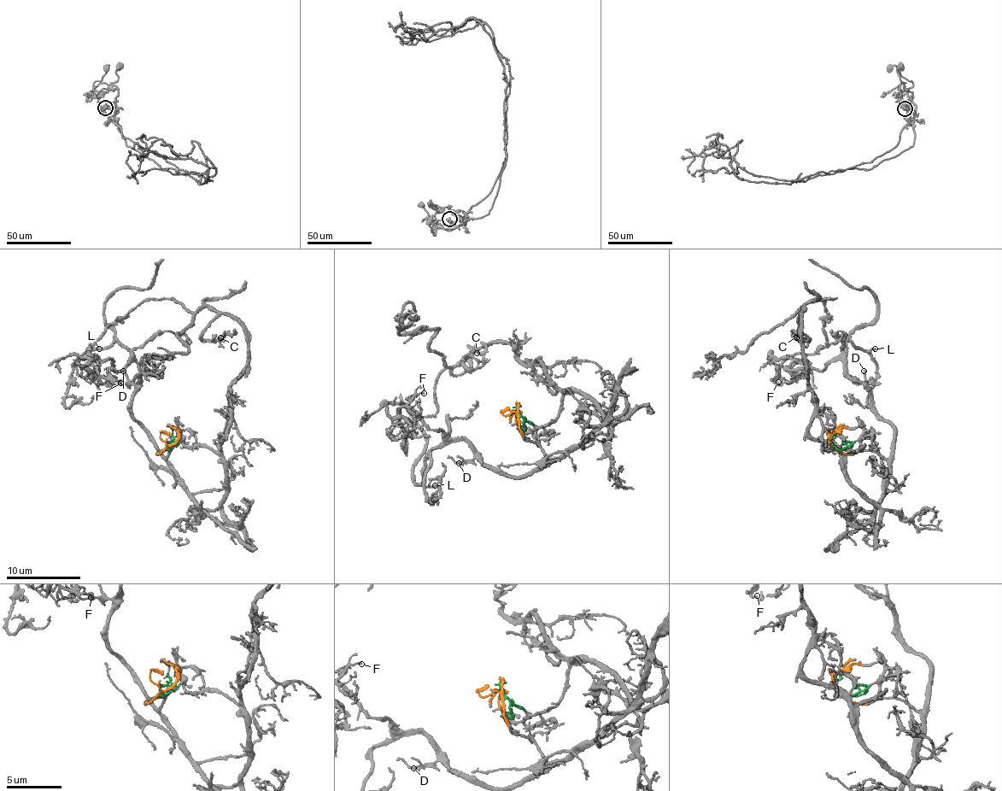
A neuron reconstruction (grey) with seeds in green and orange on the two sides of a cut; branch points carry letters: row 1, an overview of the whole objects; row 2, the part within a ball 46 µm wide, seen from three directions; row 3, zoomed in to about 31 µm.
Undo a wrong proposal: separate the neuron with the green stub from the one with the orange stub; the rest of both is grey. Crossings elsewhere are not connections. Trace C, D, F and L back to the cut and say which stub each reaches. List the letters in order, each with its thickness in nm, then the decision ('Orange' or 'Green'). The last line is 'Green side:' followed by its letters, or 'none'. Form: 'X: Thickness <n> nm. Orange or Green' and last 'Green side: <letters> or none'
C: Thickness 160 nm. Green
D: Thickness 170 nm. Orange
F: Thickness 170 nm. Green
L: Thickness 190 nm. Orange
Green side: C, F

